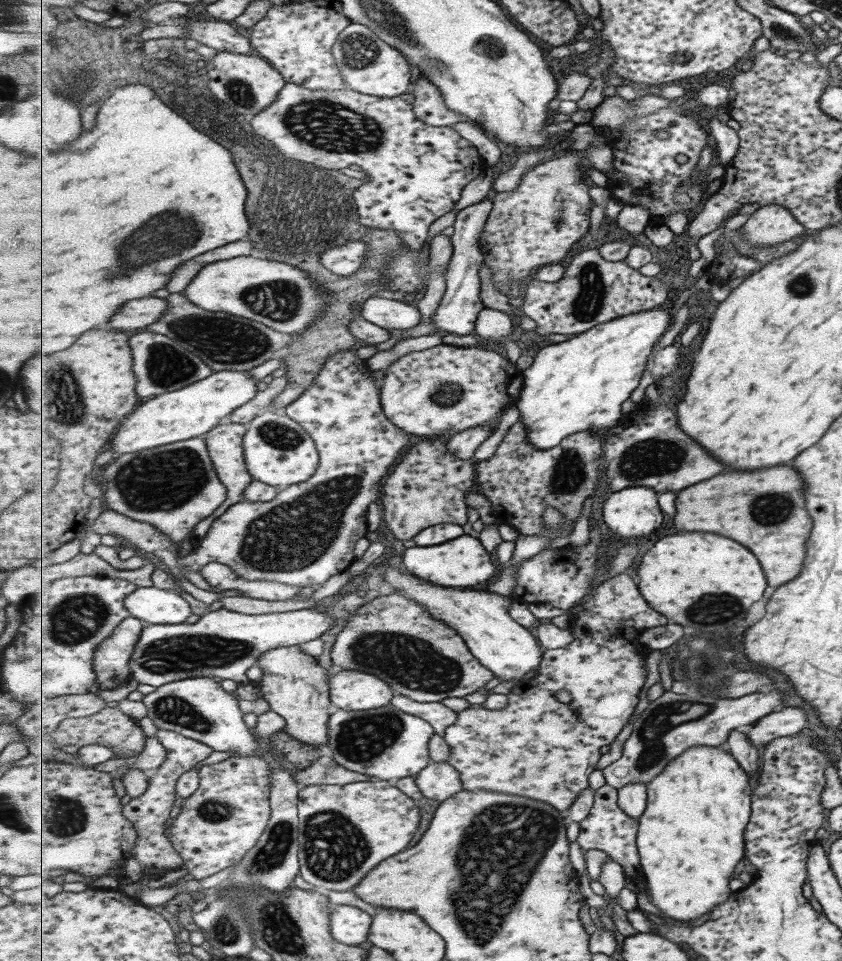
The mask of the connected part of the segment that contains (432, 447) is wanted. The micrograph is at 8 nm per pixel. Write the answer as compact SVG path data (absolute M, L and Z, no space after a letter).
M424 440L411 446L403 459L395 466L394 471L386 478L383 484L382 498L379 504L385 513L384 522L392 534L399 540L414 539L423 529L433 525L455 523L467 524L469 522L468 494L471 490L477 491L478 461L475 458L463 460L454 454L446 442L439 440Z

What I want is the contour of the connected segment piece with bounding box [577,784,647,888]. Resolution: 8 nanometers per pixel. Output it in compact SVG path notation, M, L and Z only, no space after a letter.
M603 785L596 790L596 799L591 812L580 823L578 844L583 851L603 850L625 867L626 877L631 877L640 888L646 888L647 880L643 876L643 866L638 850L638 832L640 820L627 816L627 812L618 804L618 788Z

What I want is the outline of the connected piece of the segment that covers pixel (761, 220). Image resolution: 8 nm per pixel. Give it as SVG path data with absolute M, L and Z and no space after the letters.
M780 204L761 206L742 226L743 237L747 237L753 245L763 247L797 239L804 230L791 209Z

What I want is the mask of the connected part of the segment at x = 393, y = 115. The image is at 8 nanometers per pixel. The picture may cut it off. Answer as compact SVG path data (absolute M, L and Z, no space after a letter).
M287 83L285 88L281 88L277 100L259 112L248 126L256 136L271 140L287 159L335 171L358 165L366 174L366 182L358 188L355 196L362 224L369 228L395 230L407 245L421 251L423 244L430 242L431 224L453 211L465 186L481 174L487 174L492 164L483 160L479 150L455 129L429 126L421 120L414 110L415 99L413 92L382 98L349 87L318 91Z

